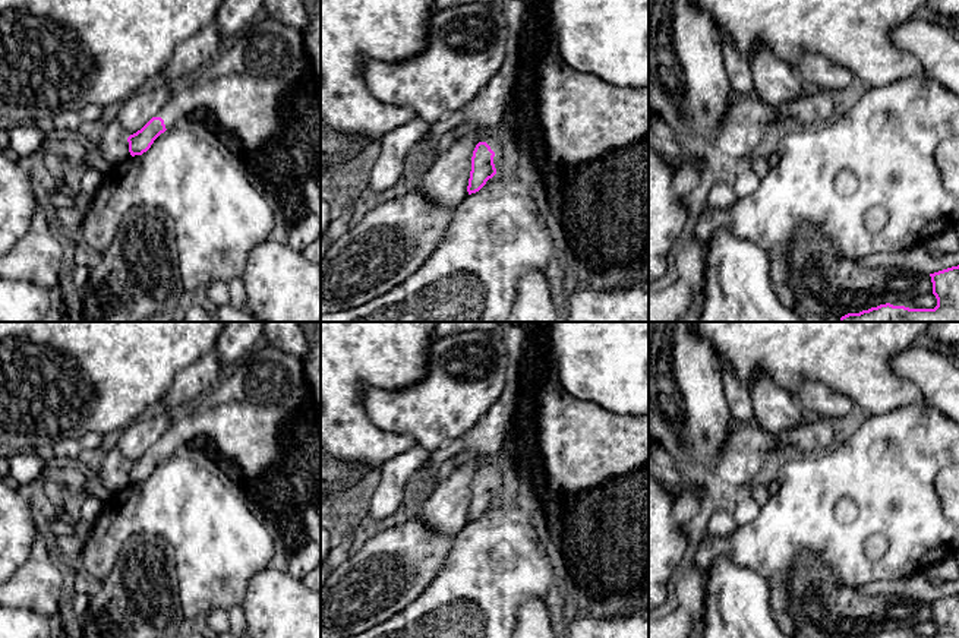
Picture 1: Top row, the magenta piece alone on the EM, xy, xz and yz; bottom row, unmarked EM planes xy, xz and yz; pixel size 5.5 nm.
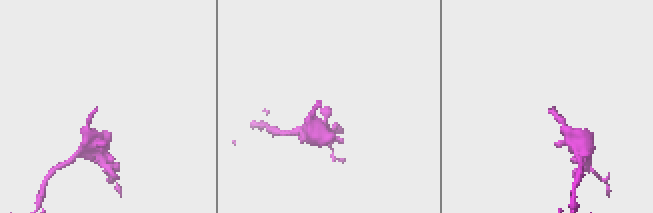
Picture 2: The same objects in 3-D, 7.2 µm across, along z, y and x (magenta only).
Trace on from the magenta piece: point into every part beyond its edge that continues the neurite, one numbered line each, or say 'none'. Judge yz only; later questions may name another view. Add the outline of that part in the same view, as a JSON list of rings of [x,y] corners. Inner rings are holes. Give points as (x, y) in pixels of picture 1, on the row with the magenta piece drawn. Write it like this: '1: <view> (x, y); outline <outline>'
none

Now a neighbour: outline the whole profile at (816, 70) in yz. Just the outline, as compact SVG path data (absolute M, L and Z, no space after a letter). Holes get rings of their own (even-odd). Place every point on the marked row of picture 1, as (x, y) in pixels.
M802 54L795 70L805 86L827 89L837 97L858 86L855 76L846 67L821 54Z

